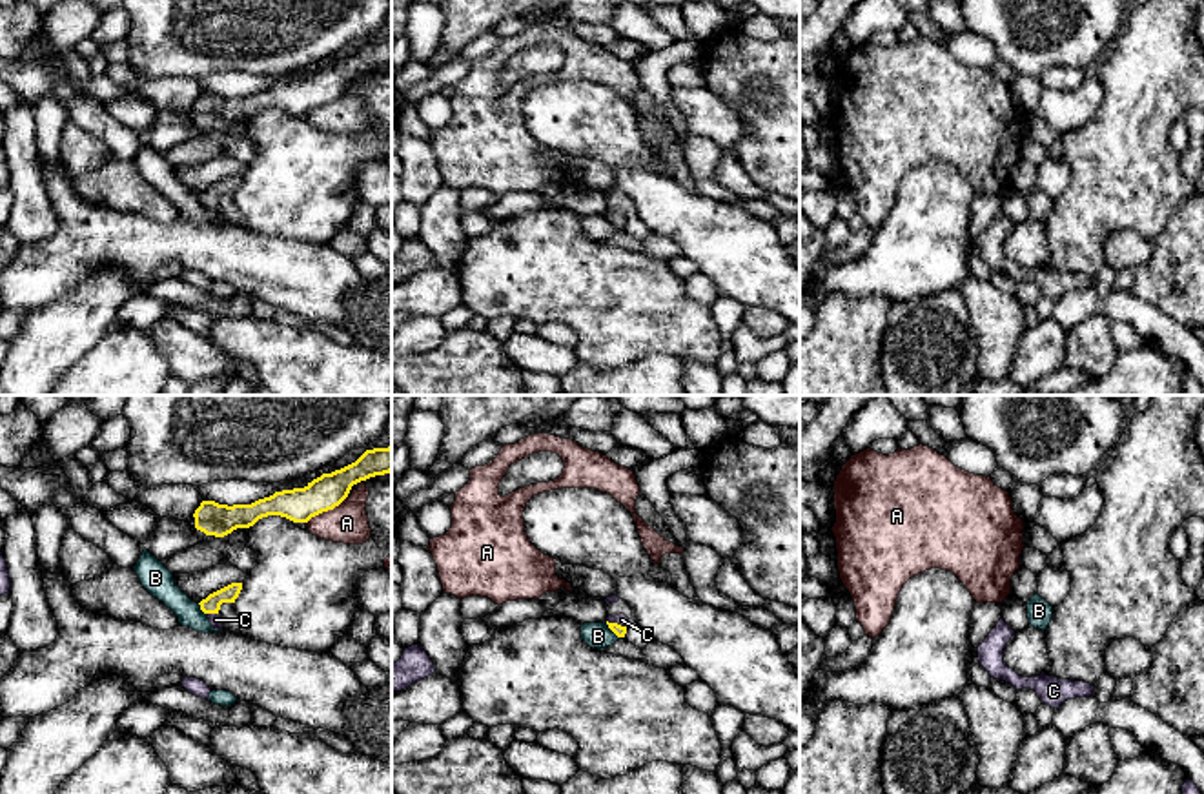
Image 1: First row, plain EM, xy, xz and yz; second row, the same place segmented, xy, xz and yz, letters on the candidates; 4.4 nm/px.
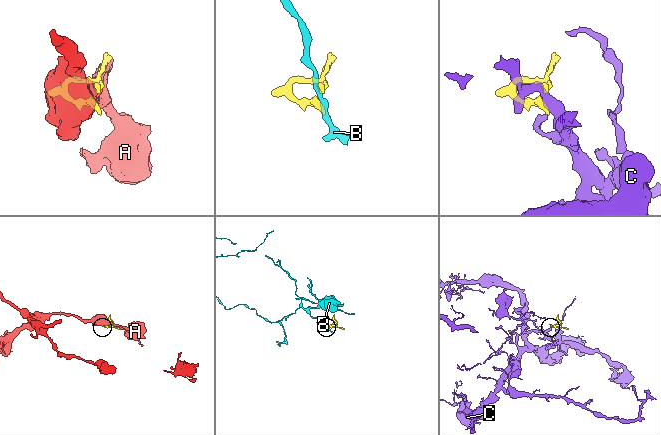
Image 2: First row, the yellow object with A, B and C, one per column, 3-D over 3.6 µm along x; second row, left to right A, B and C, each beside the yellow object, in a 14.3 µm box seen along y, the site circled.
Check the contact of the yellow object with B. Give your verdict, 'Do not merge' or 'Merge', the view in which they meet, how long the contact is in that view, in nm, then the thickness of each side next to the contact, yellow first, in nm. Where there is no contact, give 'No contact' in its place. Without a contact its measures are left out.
Do not merge. Touches yellow in xy. Shared border 70 nm. Thickness 80 nm (yellow) against 140 nm

